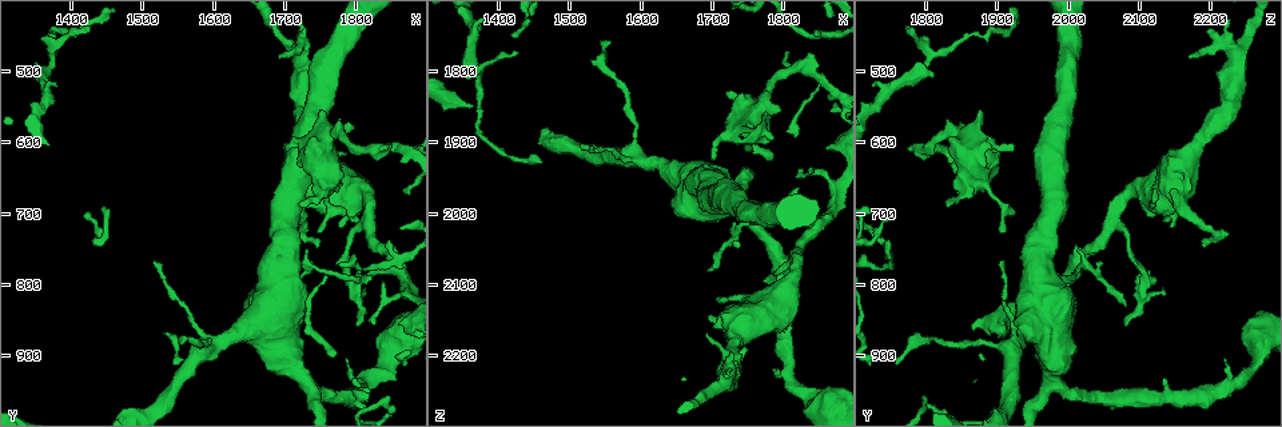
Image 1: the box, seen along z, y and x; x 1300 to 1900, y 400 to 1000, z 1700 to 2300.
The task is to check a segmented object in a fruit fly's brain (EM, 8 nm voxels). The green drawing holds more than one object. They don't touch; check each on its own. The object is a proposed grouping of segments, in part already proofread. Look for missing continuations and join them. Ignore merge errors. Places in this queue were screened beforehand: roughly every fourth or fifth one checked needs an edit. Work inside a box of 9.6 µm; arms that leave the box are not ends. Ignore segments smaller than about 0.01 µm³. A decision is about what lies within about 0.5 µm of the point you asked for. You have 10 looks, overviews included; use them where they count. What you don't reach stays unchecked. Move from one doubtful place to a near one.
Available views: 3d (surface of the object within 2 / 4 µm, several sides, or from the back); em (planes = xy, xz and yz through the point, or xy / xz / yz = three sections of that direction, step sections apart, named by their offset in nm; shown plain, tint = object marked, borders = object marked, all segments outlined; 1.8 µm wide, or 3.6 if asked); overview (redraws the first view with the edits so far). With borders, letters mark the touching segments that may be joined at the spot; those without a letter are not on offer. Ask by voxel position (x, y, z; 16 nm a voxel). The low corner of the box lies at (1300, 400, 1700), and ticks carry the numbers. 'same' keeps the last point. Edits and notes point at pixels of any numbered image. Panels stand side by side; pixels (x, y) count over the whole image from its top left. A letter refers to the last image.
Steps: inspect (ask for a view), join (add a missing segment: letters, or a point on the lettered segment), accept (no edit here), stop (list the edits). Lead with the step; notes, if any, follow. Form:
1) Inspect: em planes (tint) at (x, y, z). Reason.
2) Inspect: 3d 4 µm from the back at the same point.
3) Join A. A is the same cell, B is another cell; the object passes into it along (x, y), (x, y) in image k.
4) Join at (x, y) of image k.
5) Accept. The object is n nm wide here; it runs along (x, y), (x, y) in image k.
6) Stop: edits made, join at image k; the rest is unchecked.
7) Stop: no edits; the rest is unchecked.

Inspect: em planes (borders) at (1810, 810, 2140). Branch stops here.

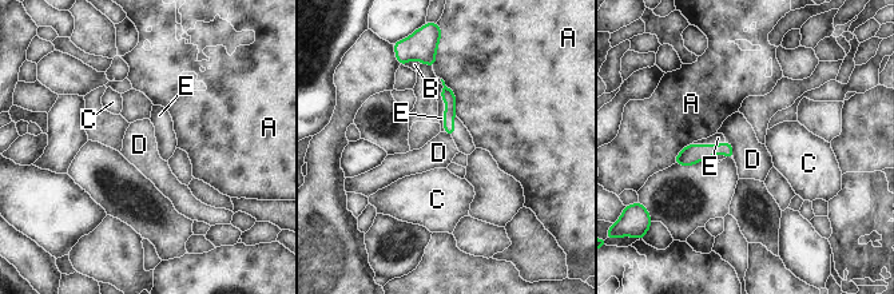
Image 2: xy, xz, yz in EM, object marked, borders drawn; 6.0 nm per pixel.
Join at (441, 104) of image 2. E is the same cell, A, B, C and D are other cells; the object passes into it along (446, 94), (445, 108), (441, 104) in image 2; the neuron continues.

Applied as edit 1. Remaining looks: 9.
Inspect: 3d 4 µm at (1750, 730, 1905). Tapers out.

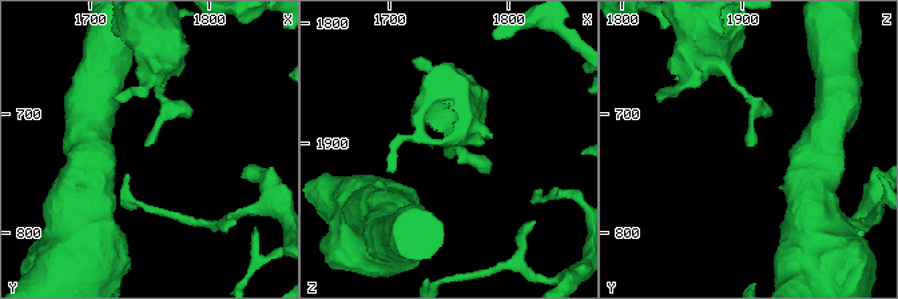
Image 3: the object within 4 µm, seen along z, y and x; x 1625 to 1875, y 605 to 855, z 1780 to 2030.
Inspect: em xz step 8 (borders) at (1748, 730, 1904). Shape alone is not enough.

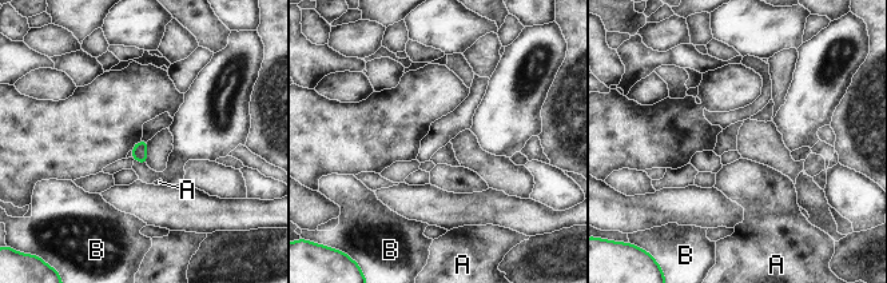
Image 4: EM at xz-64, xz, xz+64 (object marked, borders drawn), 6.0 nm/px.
Inspect: em yz step 16 (borders) at the same point.

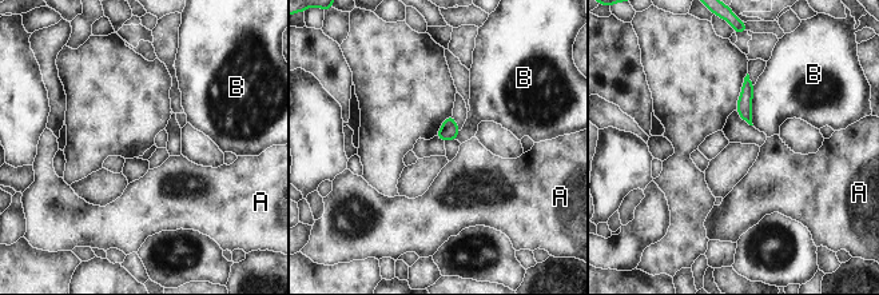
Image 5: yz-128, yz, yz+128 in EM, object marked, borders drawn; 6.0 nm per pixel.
Accept. A and B are other cells; no lettered segment goes on from it.

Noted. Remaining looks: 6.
Inspect: em yz step 4 (borders) at (1550, 910, 1760). An open end.

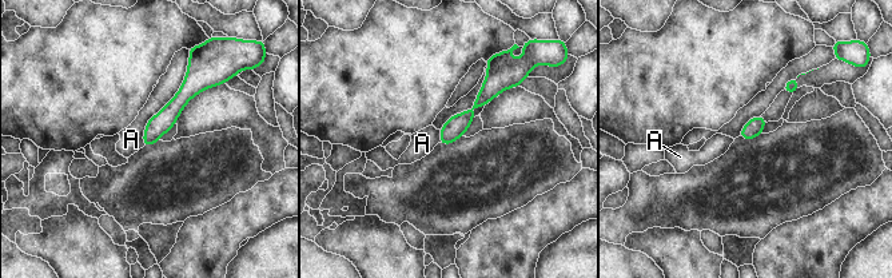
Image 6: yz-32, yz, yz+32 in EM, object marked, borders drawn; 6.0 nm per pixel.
Accept. The object is 110 nm wide here; A is another cell; no lettered segment goes on from it.

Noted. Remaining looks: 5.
Inspect: em xz step 16 (borders) at (1420, 700, 1750). Thin end.

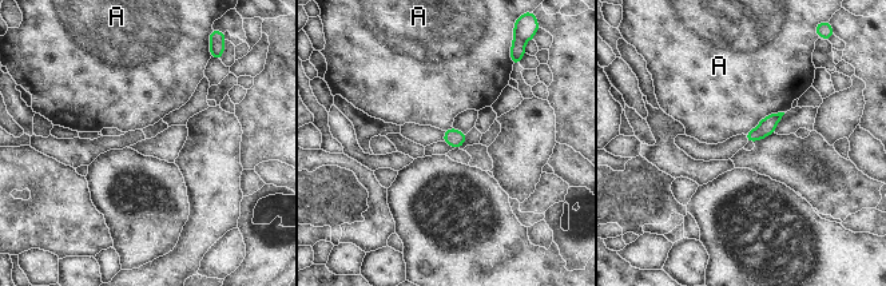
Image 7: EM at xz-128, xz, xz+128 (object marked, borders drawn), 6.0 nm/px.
Accept. A is another cell; a border runs along (783, 111), (766, 115), (745, 134) in image 7; no lettered segment goes on from it.

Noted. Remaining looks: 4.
Stop: edits made, join at image 2; the rest is unchecked.

